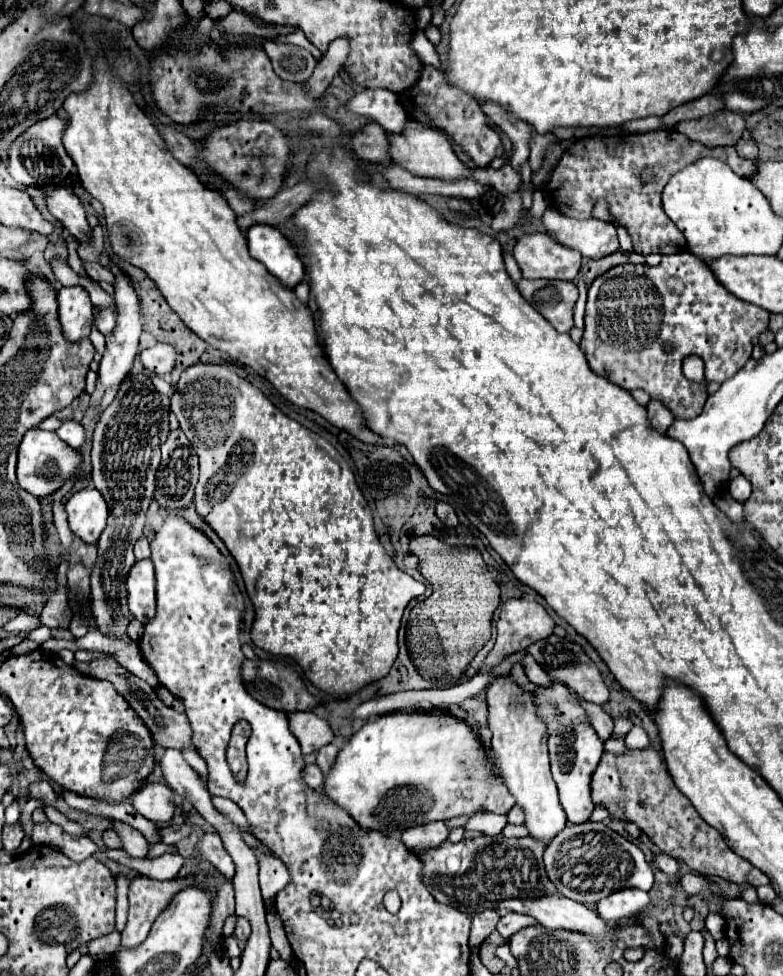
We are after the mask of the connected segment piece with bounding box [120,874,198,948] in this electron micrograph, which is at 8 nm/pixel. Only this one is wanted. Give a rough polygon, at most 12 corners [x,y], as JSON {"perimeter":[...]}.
{"perimeter":[[196,874],[172,880],[136,876],[120,948],[146,940],[154,920]]}

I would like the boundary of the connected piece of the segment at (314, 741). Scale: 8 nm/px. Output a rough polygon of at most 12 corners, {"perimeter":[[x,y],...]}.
{"perimeter":[[314,712],[290,714],[302,754],[334,740],[328,720]]}

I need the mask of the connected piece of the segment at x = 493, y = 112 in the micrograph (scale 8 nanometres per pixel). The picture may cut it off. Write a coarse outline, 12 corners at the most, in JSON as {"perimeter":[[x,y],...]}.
{"perimeter":[[500,106],[482,110],[512,140],[510,166],[528,162],[534,126]]}

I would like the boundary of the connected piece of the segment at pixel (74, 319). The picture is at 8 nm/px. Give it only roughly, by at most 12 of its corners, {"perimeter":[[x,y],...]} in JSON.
{"perimeter":[[82,286],[58,290],[66,338],[88,338],[92,302]]}

